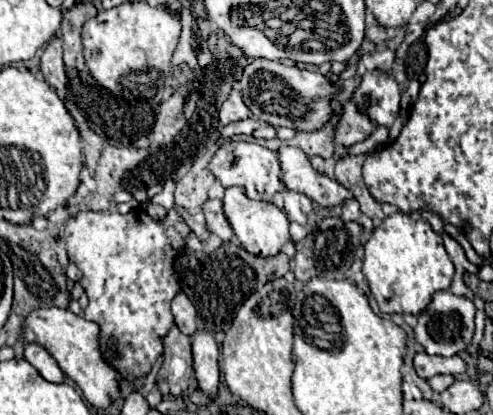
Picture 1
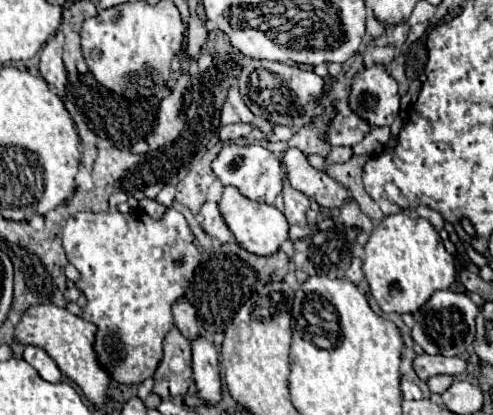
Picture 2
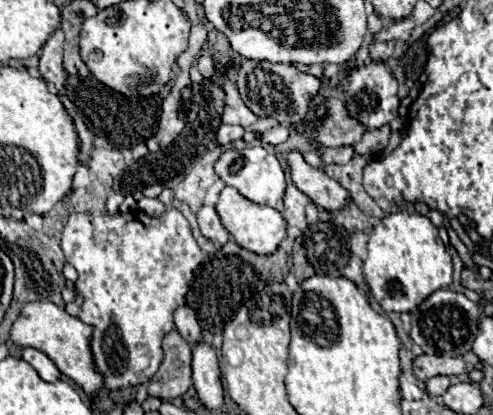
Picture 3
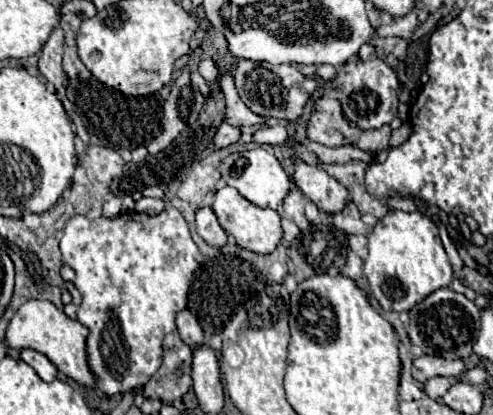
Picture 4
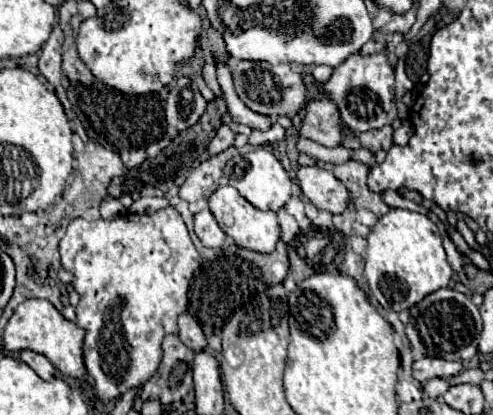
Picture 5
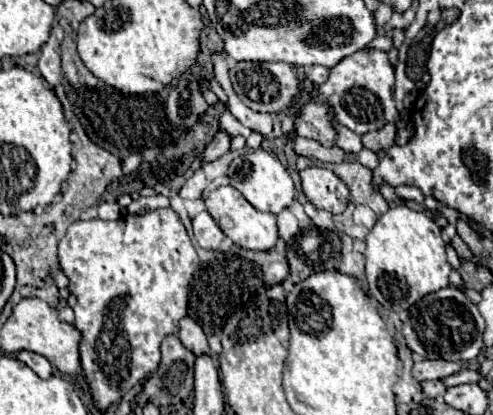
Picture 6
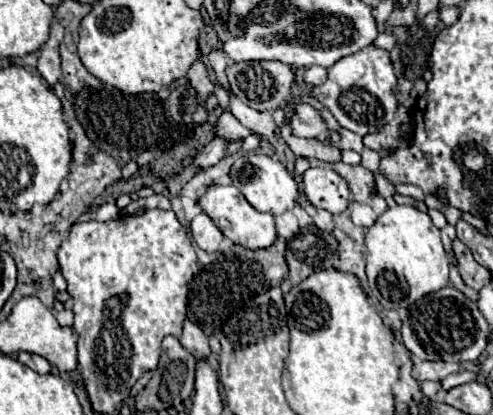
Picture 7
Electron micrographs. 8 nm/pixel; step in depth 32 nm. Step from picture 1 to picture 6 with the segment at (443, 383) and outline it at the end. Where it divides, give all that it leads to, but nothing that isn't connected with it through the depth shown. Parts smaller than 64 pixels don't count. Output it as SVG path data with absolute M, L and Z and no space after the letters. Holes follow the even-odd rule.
M432 380L432 382L422 382L422 390L424 390L426 396L436 398L438 394L444 394L446 388L444 388L444 384L440 380Z

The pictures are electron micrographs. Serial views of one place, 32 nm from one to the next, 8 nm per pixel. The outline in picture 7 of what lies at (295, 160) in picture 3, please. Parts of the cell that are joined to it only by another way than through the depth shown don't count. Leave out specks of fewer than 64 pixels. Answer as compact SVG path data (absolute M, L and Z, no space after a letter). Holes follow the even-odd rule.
M308 168L304 172L304 194L312 206L342 214L352 196L348 182L330 168Z

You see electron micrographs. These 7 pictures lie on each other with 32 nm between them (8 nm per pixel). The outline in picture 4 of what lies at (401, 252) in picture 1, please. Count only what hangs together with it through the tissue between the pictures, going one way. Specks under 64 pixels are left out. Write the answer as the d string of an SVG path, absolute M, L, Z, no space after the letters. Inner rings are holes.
M390 210L368 234L368 258L364 260L364 276L374 298L384 310L410 310L428 294L446 288L452 282L452 266L438 236L432 218L420 212Z

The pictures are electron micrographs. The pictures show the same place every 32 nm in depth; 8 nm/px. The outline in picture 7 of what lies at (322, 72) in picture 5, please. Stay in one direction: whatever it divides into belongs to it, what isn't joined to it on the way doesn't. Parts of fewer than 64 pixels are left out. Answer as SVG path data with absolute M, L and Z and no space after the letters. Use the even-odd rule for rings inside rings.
M308 66L304 70L304 82L310 84L310 86L318 86L326 80L326 68L322 66Z

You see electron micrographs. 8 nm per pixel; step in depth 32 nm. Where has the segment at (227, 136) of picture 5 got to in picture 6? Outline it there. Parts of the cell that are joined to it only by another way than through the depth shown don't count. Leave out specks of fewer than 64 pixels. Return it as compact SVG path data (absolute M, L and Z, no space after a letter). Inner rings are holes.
M218 132L214 136L214 140L206 146L206 150L202 152L200 158L202 158L202 162L214 162L220 156L224 156L228 152L228 148L230 148L230 136L224 132Z

